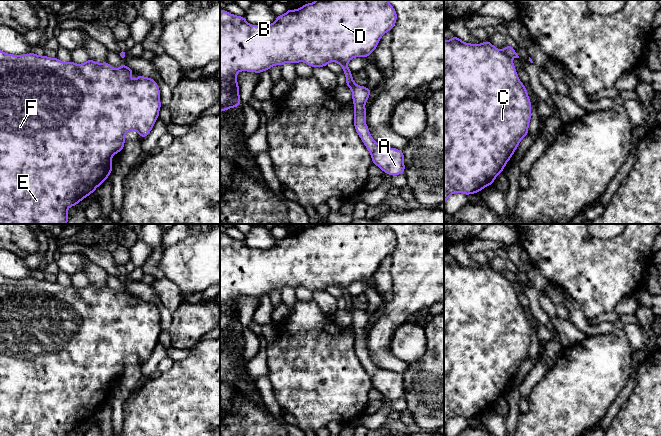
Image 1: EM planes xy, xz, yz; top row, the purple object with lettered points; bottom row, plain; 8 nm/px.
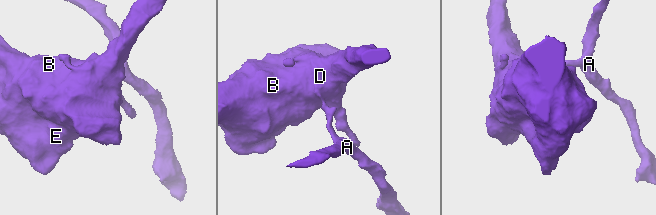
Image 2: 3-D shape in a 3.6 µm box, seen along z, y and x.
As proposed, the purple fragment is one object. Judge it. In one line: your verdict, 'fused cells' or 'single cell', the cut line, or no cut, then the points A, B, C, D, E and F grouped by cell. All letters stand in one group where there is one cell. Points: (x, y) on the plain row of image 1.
fused cells | xz (347, 291), (343, 294) | A / B C D E F

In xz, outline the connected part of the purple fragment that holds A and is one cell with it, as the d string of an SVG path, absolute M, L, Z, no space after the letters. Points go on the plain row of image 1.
M349 292L343 294L346 300L346 310L352 314L352 325L354 327L354 351L369 375L372 388L378 390L384 397L397 400L404 398L404 377L402 374L378 368L371 360L366 349L365 327L369 323L371 313L359 310L353 305L352 296Z

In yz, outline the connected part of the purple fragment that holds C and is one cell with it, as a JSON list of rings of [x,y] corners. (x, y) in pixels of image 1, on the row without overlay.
[[[456,259],[451,264],[444,264],[444,430],[448,421],[454,417],[471,419],[479,417],[483,412],[493,409],[495,402],[503,396],[507,386],[518,372],[520,365],[528,359],[528,351],[531,345],[531,325],[527,313],[519,304],[512,282],[515,274],[512,268],[503,274],[494,271],[491,265],[481,268],[465,267]]]

